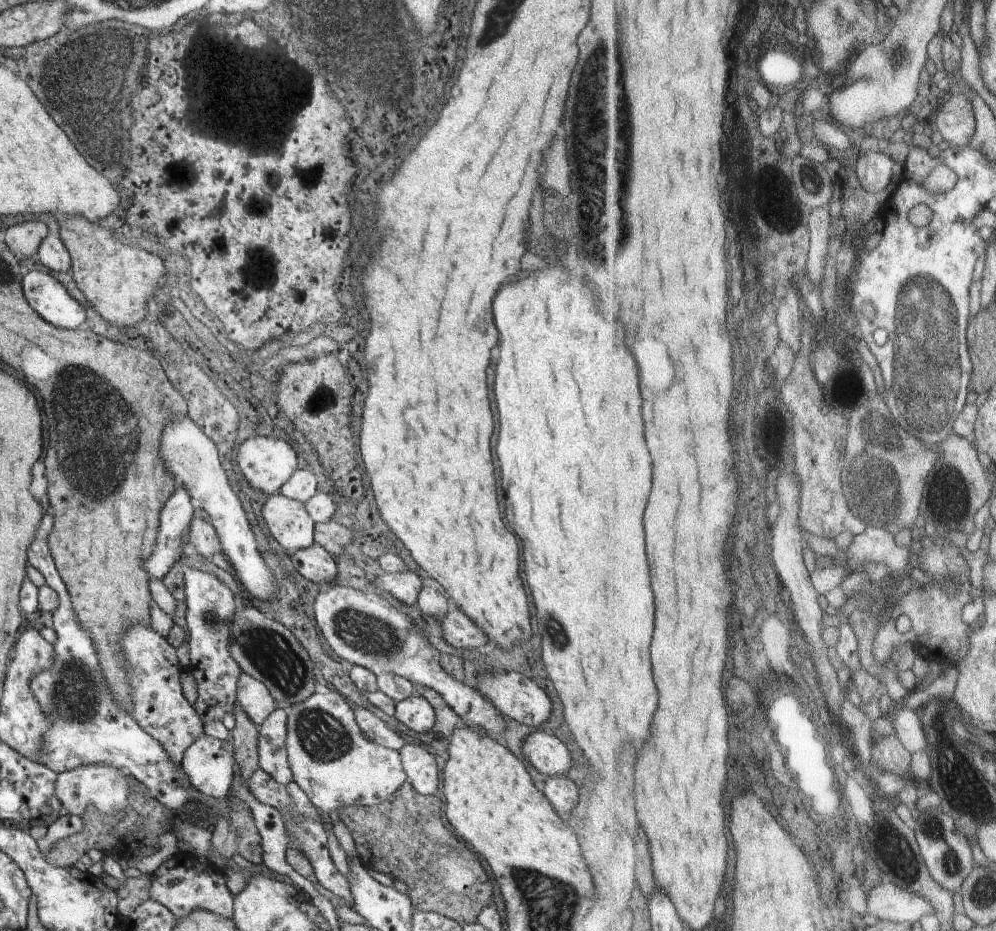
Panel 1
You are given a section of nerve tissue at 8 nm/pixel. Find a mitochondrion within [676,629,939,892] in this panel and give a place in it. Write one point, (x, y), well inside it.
(904, 862)

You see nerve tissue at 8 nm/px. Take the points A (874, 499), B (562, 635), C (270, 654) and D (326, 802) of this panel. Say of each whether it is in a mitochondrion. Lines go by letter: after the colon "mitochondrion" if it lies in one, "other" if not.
A: mitochondrion
B: mitochondrion
C: mitochondrion
D: other

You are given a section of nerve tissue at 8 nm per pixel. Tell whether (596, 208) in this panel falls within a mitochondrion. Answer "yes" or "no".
yes

